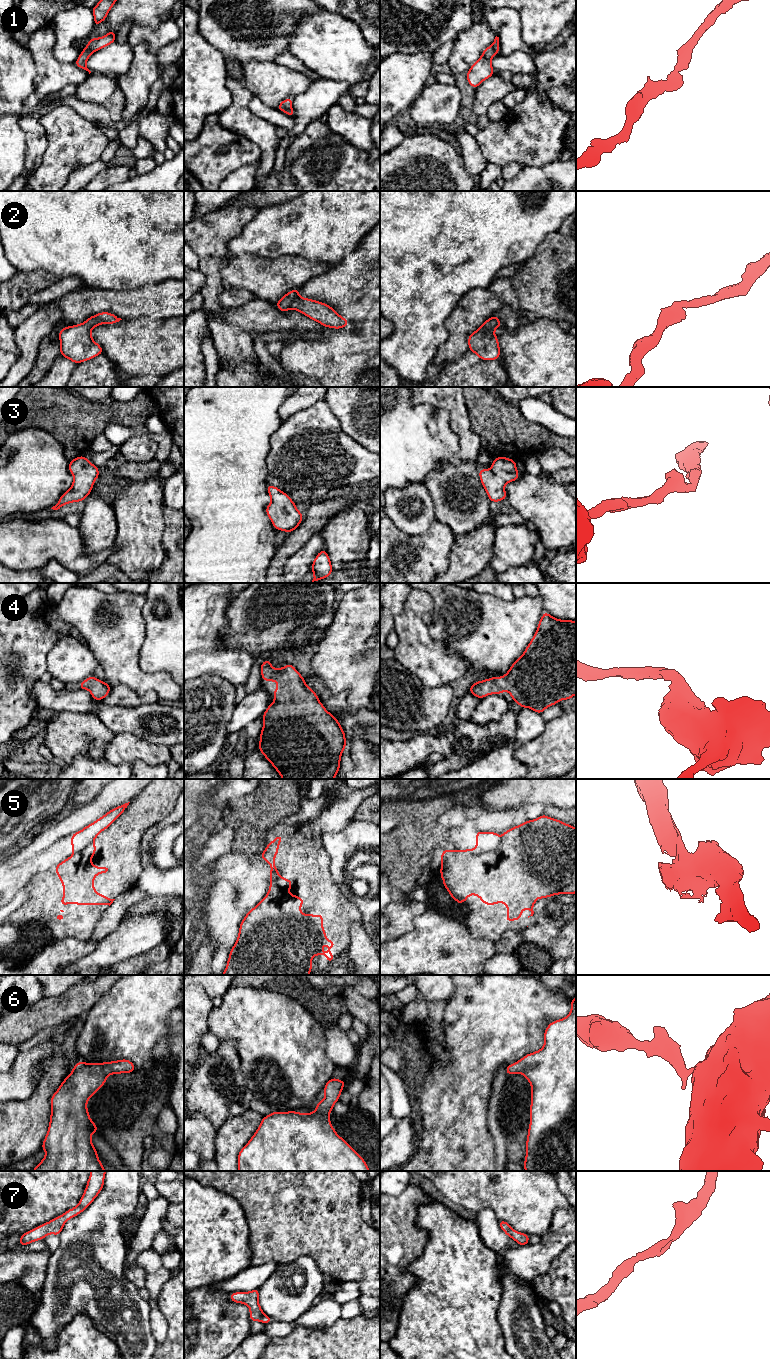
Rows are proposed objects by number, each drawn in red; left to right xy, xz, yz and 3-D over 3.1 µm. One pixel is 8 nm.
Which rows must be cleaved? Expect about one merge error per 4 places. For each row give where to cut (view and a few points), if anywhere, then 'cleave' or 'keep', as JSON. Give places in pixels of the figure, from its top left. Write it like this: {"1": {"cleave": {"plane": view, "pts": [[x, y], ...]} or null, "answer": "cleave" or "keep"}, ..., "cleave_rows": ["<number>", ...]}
{"1": {"cleave": null, "answer": "keep"}, "2": {"cleave": null, "answer": "keep"}, "3": {"cleave": null, "answer": "keep"}, "4": {"cleave": null, "answer": "keep"}, "5": {"cleave": {"plane": "yz", "pts": [[500, 842], [494, 849], [489, 851], [477, 854], [467, 853]]}, "answer": "cleave"}, "6": {"cleave": null, "answer": "keep"}, "7": {"cleave": null, "answer": "keep"}, "cleave_rows": ["5"]}

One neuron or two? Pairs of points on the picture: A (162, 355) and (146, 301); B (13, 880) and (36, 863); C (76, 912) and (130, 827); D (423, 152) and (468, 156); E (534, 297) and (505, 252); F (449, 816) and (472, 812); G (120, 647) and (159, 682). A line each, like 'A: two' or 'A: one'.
A: two
B: one
C: one
D: two
E: two
F: two
G: one

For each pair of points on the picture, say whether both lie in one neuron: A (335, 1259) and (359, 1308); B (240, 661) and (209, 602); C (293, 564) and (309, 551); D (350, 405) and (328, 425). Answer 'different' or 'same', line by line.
A: different
B: same
C: same
D: different

